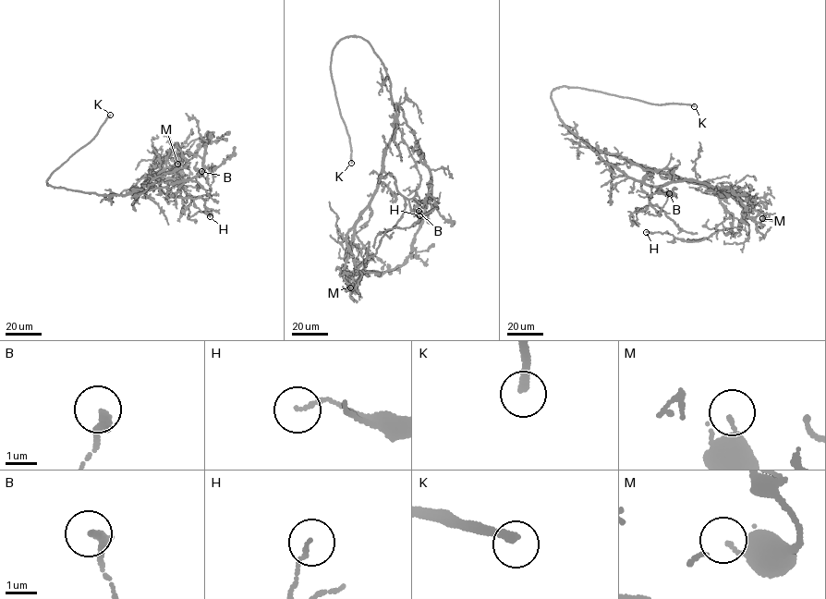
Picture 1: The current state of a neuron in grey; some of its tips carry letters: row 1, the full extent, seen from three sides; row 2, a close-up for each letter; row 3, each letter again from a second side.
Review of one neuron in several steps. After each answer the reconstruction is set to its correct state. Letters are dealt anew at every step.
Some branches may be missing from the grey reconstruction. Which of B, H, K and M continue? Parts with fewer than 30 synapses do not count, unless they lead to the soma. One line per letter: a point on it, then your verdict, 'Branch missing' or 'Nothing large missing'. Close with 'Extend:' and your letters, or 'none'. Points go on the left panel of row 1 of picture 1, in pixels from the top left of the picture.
B: Place: (201, 171). Nothing large missing
H: Place: (210, 216). Nothing large missing
K: Place: (110, 115). Branch missing
M: Place: (177, 164). Nothing large missing
Extend: K

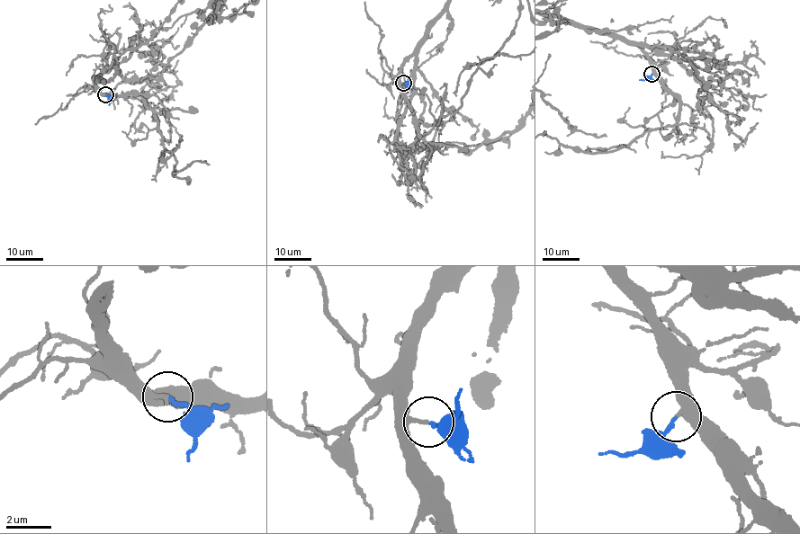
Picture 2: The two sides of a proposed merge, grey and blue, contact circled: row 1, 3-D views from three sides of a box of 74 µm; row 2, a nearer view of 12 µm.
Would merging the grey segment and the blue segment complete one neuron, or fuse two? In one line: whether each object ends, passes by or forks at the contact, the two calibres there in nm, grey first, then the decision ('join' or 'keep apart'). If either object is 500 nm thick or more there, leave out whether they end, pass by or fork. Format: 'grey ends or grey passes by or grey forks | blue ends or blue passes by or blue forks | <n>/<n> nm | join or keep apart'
grey ends | blue ends | 200/160 nm | join

